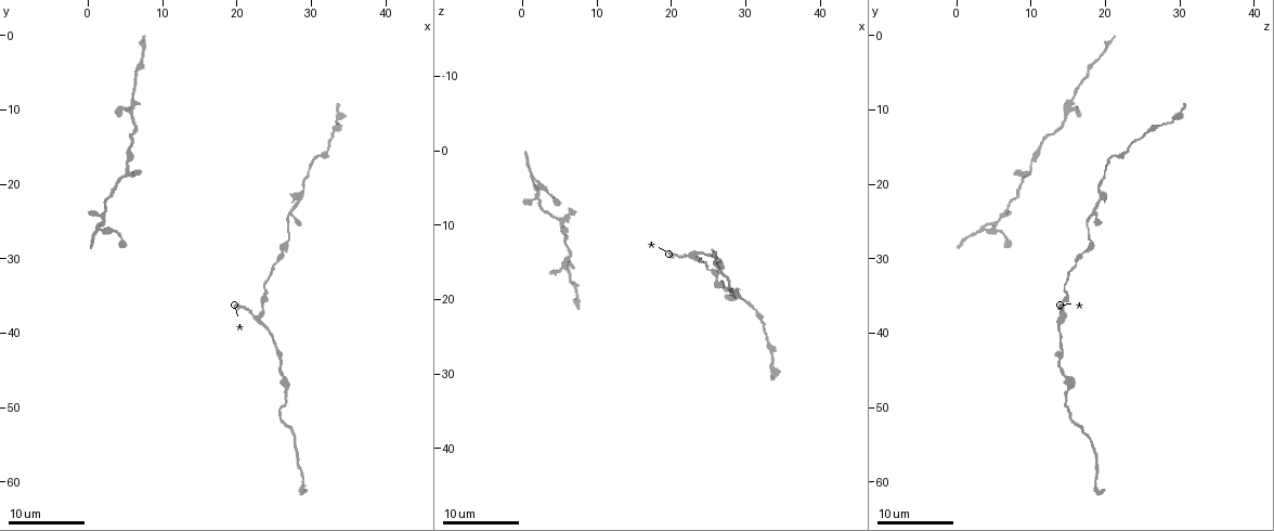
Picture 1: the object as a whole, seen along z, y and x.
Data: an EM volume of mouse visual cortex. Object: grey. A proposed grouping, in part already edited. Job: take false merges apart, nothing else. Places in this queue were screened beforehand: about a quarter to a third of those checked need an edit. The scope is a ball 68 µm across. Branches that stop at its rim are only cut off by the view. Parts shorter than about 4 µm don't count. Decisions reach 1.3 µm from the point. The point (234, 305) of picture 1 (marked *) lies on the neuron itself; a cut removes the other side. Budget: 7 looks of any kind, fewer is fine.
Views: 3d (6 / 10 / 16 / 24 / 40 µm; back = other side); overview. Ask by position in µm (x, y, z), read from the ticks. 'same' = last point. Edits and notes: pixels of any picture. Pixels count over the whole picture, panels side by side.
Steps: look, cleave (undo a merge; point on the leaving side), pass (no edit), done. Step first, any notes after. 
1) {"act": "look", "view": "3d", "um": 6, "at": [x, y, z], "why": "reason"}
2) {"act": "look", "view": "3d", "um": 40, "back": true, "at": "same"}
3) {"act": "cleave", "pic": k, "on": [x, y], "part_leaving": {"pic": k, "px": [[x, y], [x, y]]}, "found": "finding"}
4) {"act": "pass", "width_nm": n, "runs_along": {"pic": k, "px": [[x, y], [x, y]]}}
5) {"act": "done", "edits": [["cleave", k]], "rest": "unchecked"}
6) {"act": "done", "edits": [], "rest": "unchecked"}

{"act": "look", "view": "3d", "um": 10, "at": [22.5, 38.5, 14.0], "why": "four or more arms meet"}

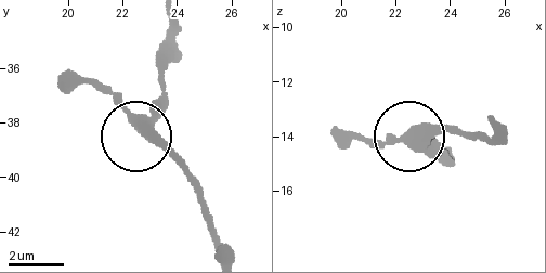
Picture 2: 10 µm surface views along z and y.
{"act": "pass", "runs_along": {"pic": 2, "px": [[62, 74], [102, 88], [197, 183]]}, "found": "continuous, no second neuron"}

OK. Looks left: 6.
{"act": "look", "view": "3d", "um": 10, "at": [27.0, 48.0, 15.0], "why": "thick turns thin"}

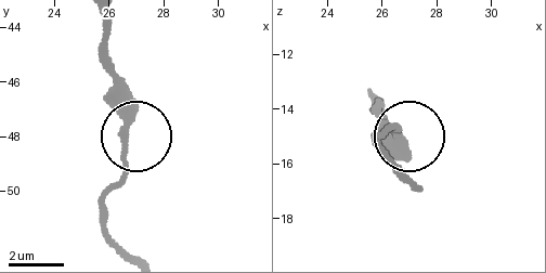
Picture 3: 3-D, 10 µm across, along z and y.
{"act": "look", "view": "3d", "um": 6, "at": [26.6, 47.8, 14.9]}

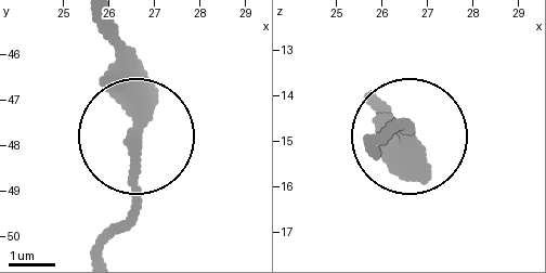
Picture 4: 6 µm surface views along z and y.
{"act": "pass", "found": "one neuron here"}

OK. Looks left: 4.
{"act": "look", "view": "3d", "um": 10, "at": [2.0, 25.0, 5.0], "why": "branch point"}

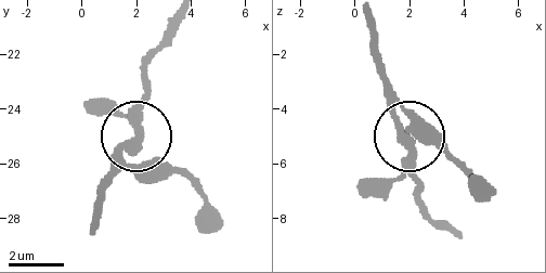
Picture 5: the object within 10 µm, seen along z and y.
{"act": "pass", "found": "all the same neuron"}

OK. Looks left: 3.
{"act": "done", "edits": [], "rest": "unchecked"}

